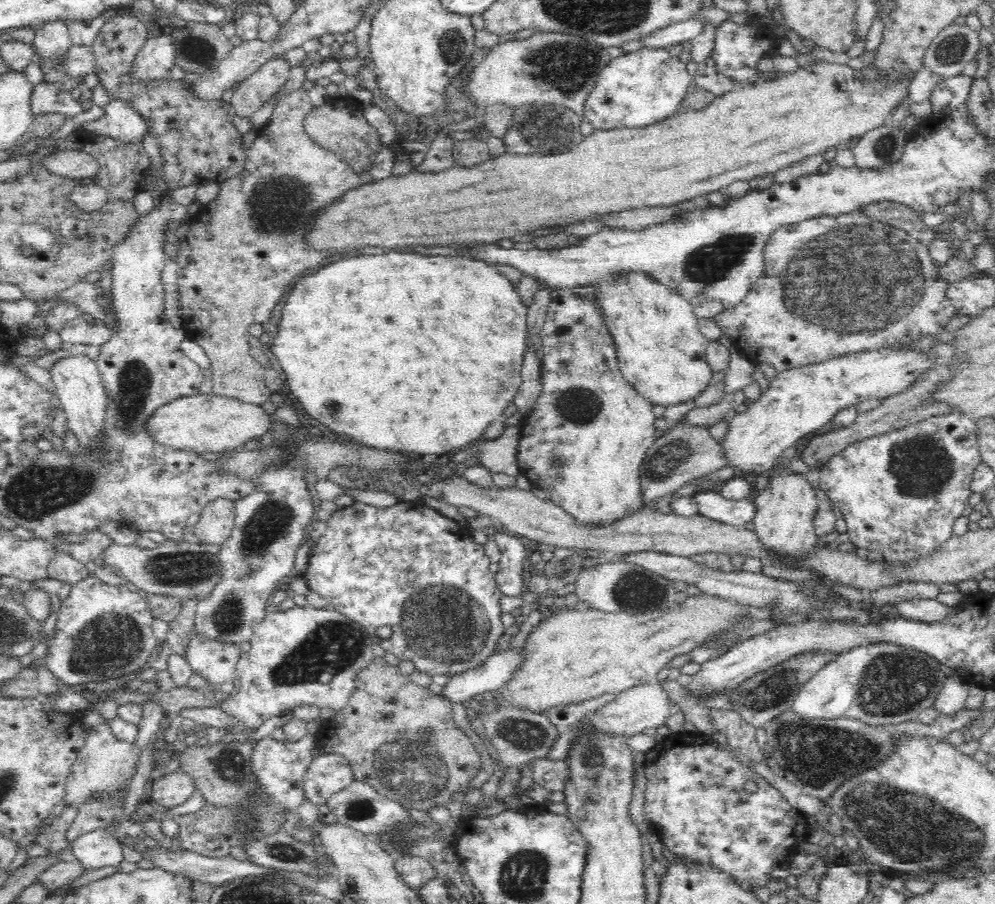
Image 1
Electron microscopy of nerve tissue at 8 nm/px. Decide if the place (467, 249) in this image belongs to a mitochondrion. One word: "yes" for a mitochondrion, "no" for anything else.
no

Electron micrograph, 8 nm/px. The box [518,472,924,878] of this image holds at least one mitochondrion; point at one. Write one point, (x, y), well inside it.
(818, 756)

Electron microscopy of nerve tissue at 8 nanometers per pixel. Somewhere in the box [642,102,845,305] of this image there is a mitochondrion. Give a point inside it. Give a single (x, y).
(711, 263)

